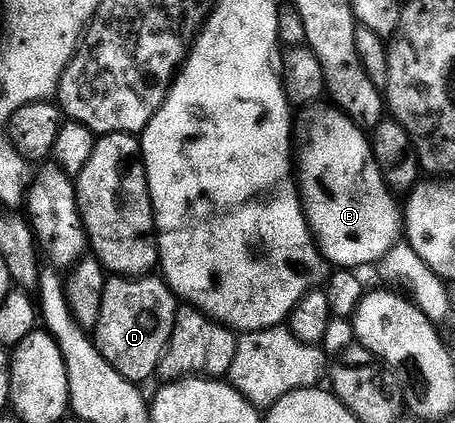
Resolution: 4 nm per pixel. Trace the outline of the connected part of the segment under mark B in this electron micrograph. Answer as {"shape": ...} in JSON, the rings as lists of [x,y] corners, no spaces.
{"shape":[[[338,111],[323,113],[311,125],[307,133],[307,142],[303,145],[303,154],[297,157],[297,185],[301,190],[303,212],[311,226],[311,236],[316,246],[328,262],[335,267],[374,266],[395,245],[398,245],[405,233],[405,217],[401,205],[395,202],[392,192],[383,176],[379,174],[373,156],[373,145],[368,134],[358,129],[345,114]]]}

